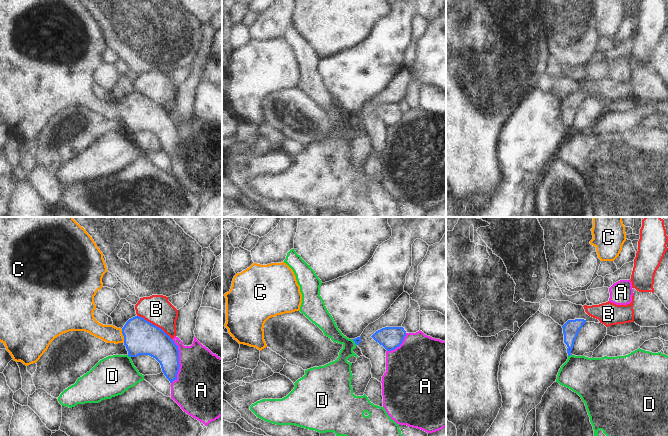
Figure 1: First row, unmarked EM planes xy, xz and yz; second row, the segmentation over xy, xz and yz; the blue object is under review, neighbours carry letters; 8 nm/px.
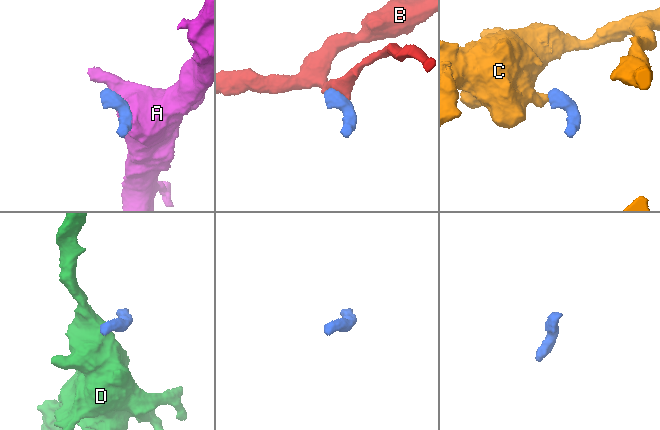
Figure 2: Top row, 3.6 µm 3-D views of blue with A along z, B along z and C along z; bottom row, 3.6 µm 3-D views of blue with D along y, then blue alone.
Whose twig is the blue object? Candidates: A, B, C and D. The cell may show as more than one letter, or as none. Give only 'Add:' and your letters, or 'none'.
Add: C

